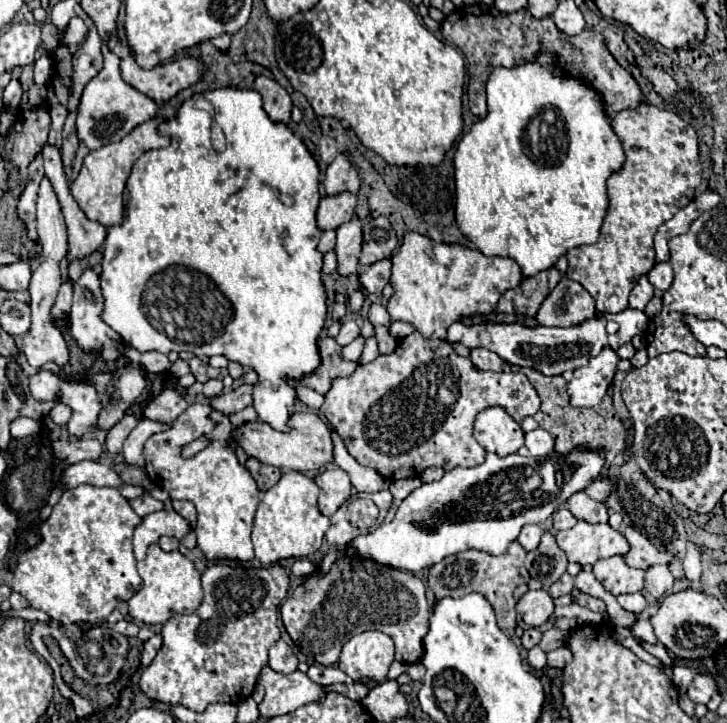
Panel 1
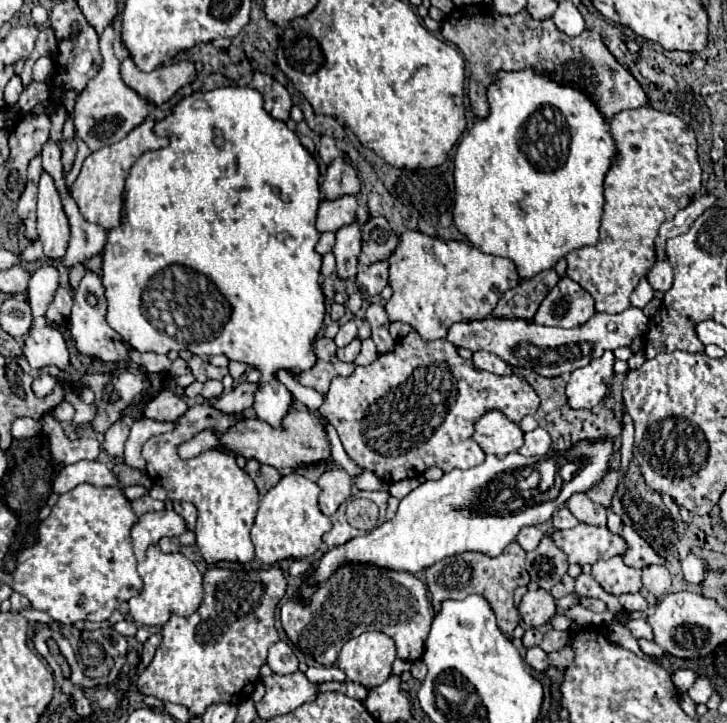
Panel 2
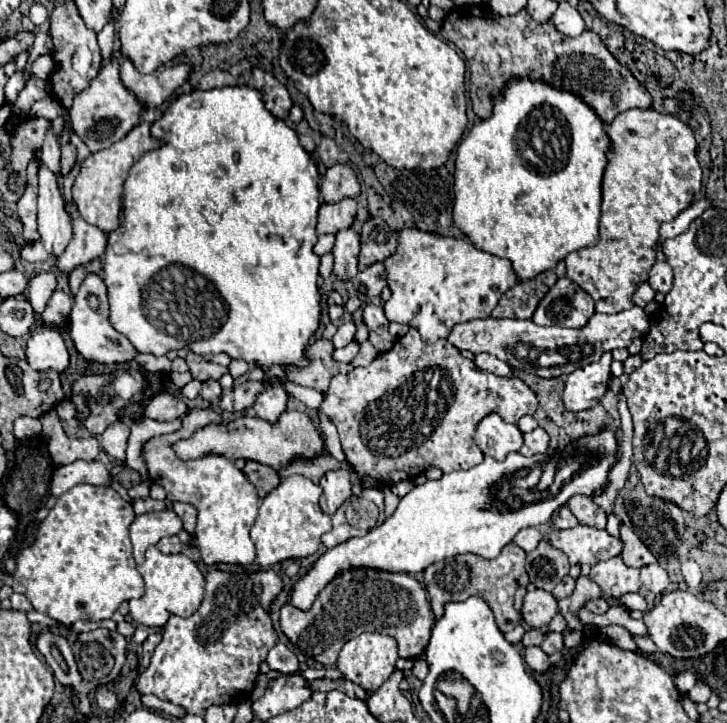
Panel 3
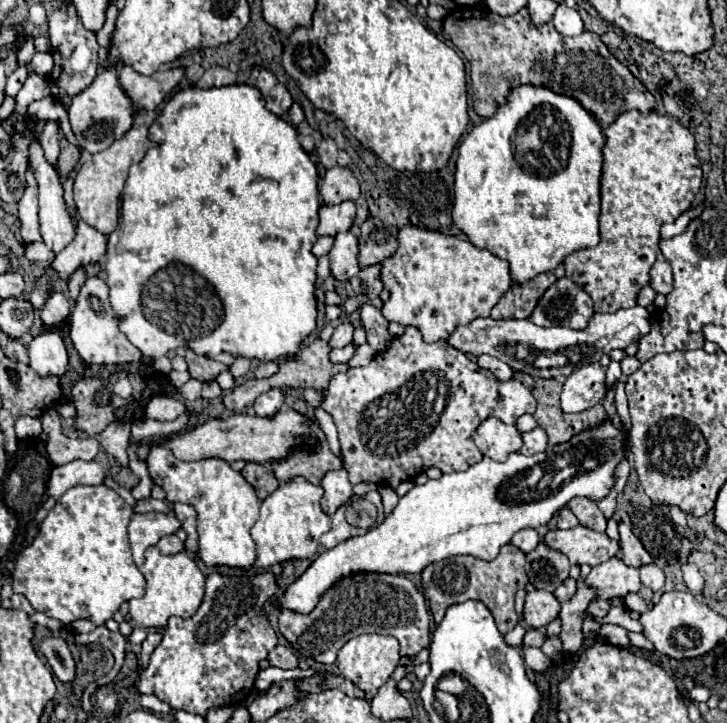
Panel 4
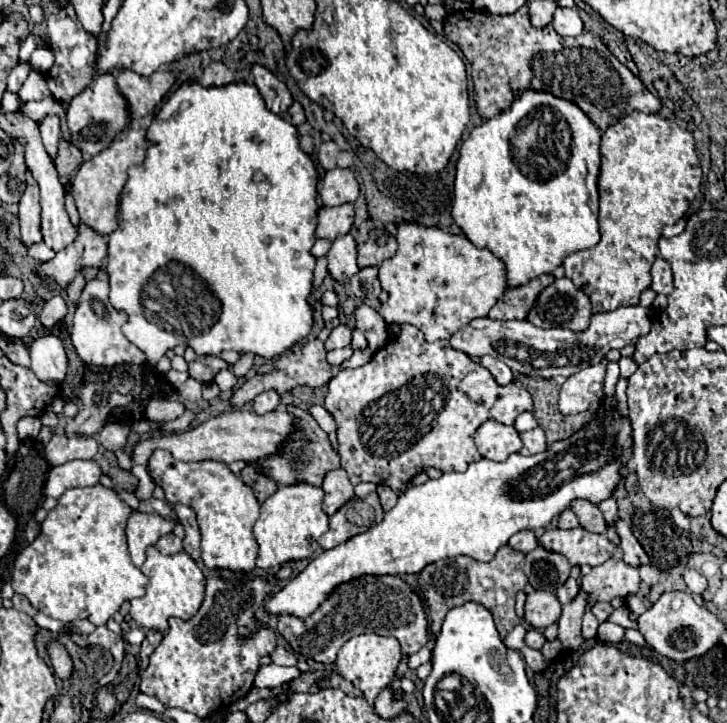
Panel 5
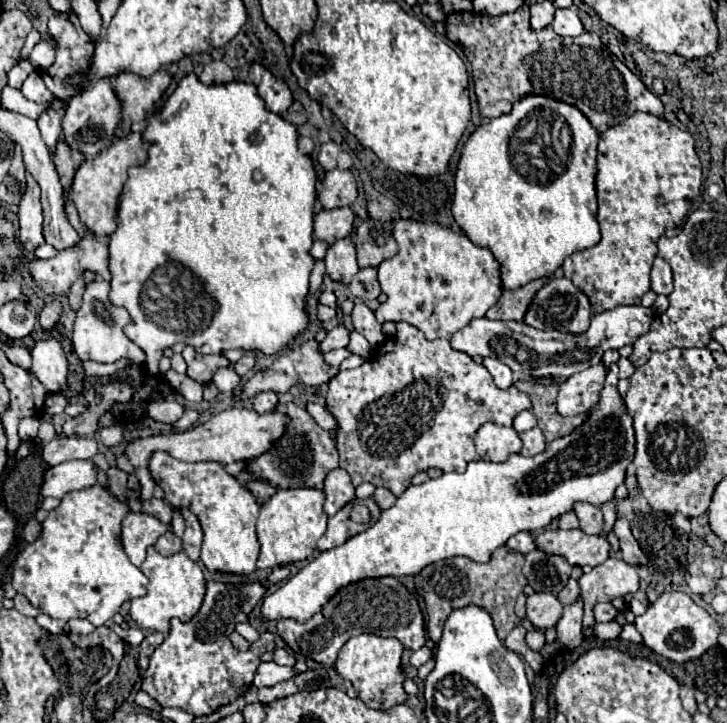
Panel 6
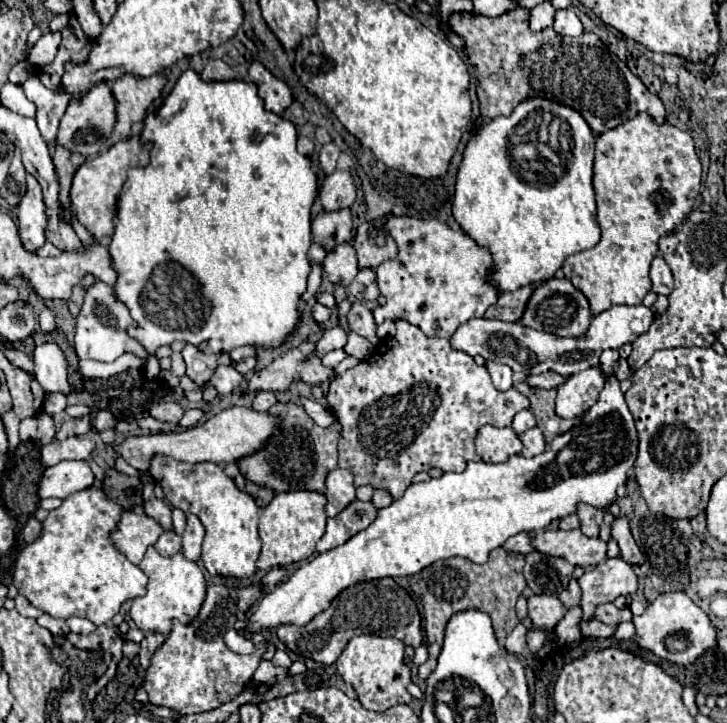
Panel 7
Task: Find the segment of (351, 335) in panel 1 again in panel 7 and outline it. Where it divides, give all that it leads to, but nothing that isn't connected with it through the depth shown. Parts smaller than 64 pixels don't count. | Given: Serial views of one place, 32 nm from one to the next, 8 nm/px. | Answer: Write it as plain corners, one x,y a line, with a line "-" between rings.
340,326
336,328
330,328
324,332
324,336
316,342
316,354
318,356
324,356
326,352
330,350
336,350
336,348
344,348
346,346
346,340
348,340
348,332

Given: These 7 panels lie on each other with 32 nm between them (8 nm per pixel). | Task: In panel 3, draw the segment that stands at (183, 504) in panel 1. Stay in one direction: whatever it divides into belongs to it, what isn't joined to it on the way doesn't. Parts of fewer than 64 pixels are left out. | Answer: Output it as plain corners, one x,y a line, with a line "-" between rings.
174,502
174,512
182,518
184,530
188,530
190,534
194,534
194,526
196,526
196,508
194,508
192,504

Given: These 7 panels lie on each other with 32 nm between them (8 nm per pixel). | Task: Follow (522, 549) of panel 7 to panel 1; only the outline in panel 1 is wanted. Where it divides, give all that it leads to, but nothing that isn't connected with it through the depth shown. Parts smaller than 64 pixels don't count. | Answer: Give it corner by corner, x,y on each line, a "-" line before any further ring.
536,524
524,526
522,532
520,532
520,536
518,536
518,542
520,542
526,550
538,548
538,544
540,544
540,526
536,526

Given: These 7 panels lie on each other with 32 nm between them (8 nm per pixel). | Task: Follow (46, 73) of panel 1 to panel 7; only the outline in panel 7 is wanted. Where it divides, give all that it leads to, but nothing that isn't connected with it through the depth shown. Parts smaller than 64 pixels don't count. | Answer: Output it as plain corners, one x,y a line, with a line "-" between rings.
52,32
44,34
44,36
36,42
36,46
30,50
28,62
30,62
32,66
46,66
46,64
50,64
50,62
54,60
54,56
56,56
58,44
60,44
60,34
52,34

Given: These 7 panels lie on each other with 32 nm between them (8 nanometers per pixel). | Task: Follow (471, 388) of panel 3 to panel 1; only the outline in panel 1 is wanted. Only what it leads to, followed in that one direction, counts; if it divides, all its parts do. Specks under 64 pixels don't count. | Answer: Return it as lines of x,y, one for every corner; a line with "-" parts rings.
414,332
402,338
392,354
378,356
370,364
358,366
352,376
336,378
320,410
344,440
348,452
362,466
378,470
386,480
398,480
420,476
430,466
440,466
448,472
456,466
470,468
482,464
486,452
478,448
472,422
476,414
488,406
502,406
516,422
522,422
526,416
538,412
540,398
522,372
480,370
470,358
458,356
446,340
424,338
420,332

